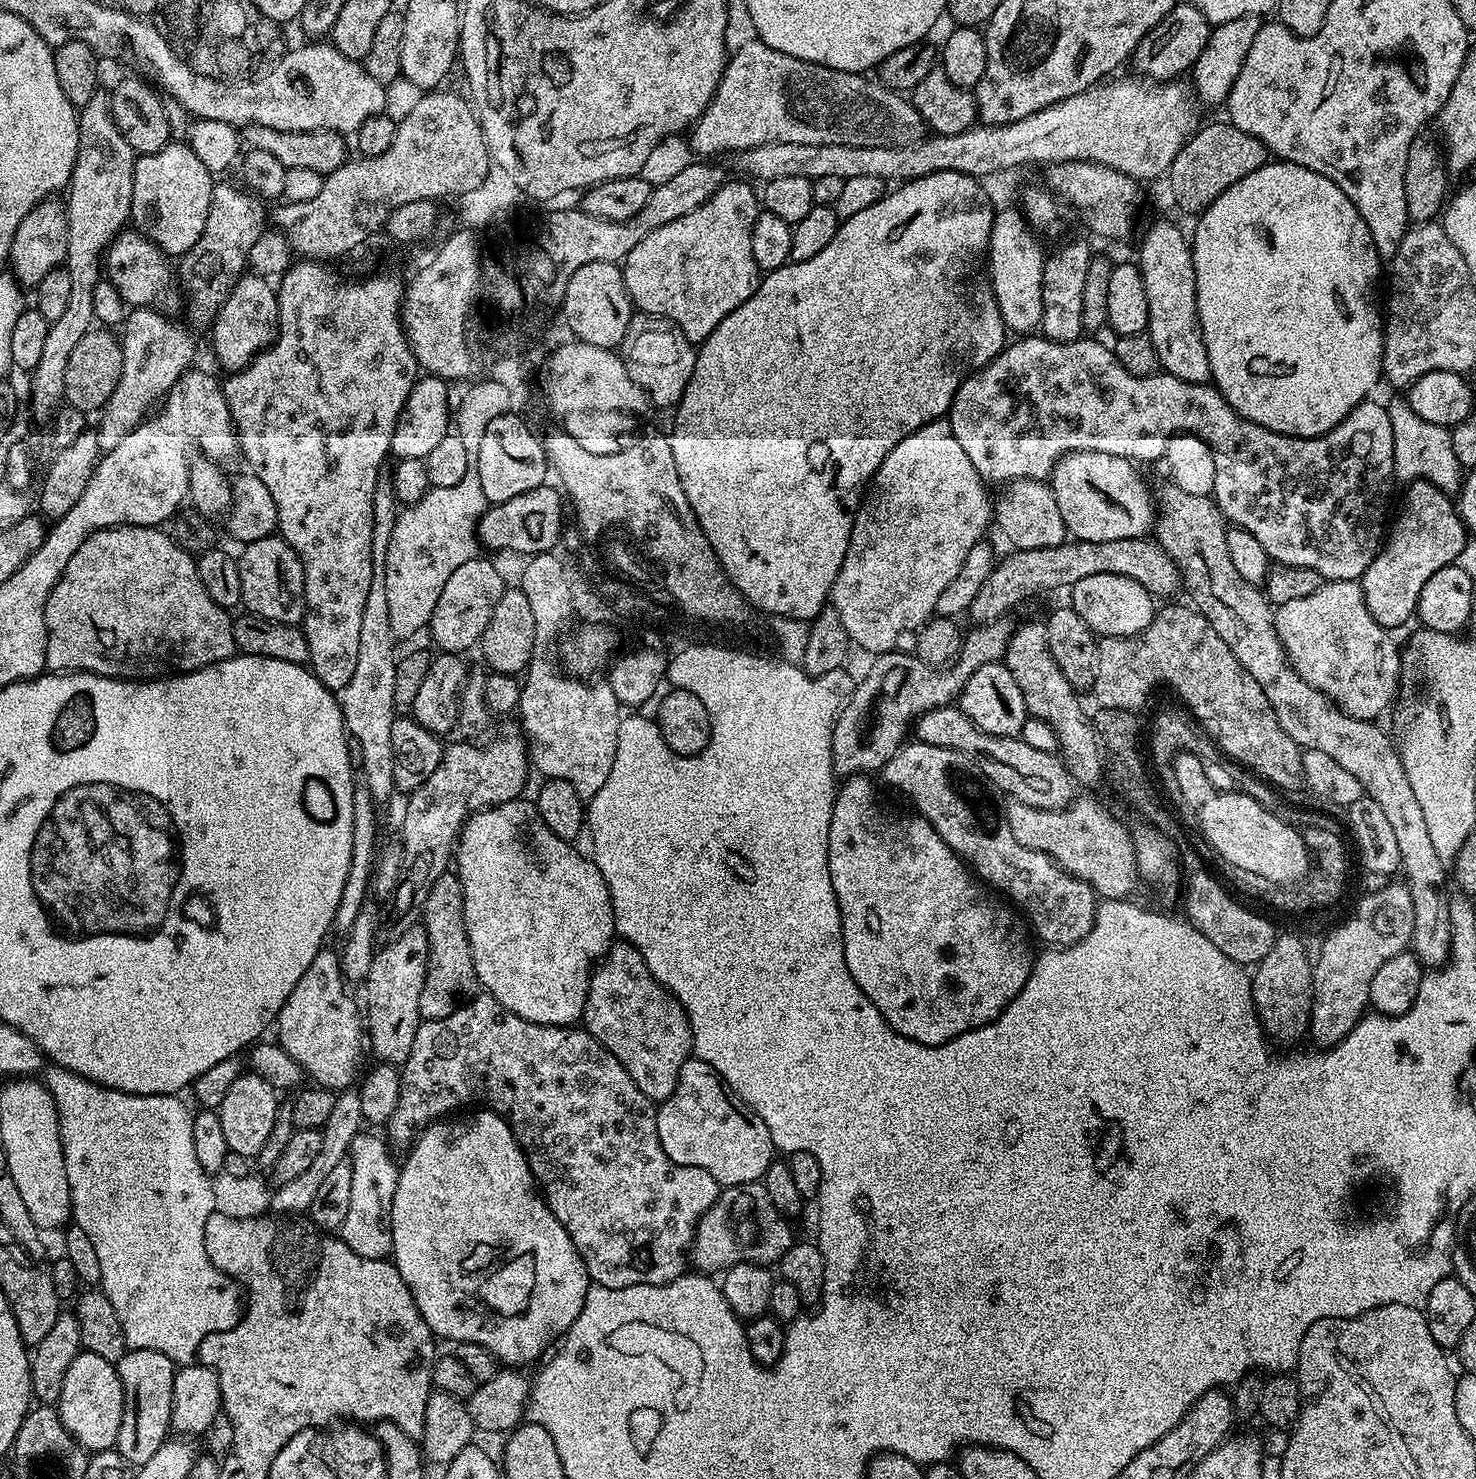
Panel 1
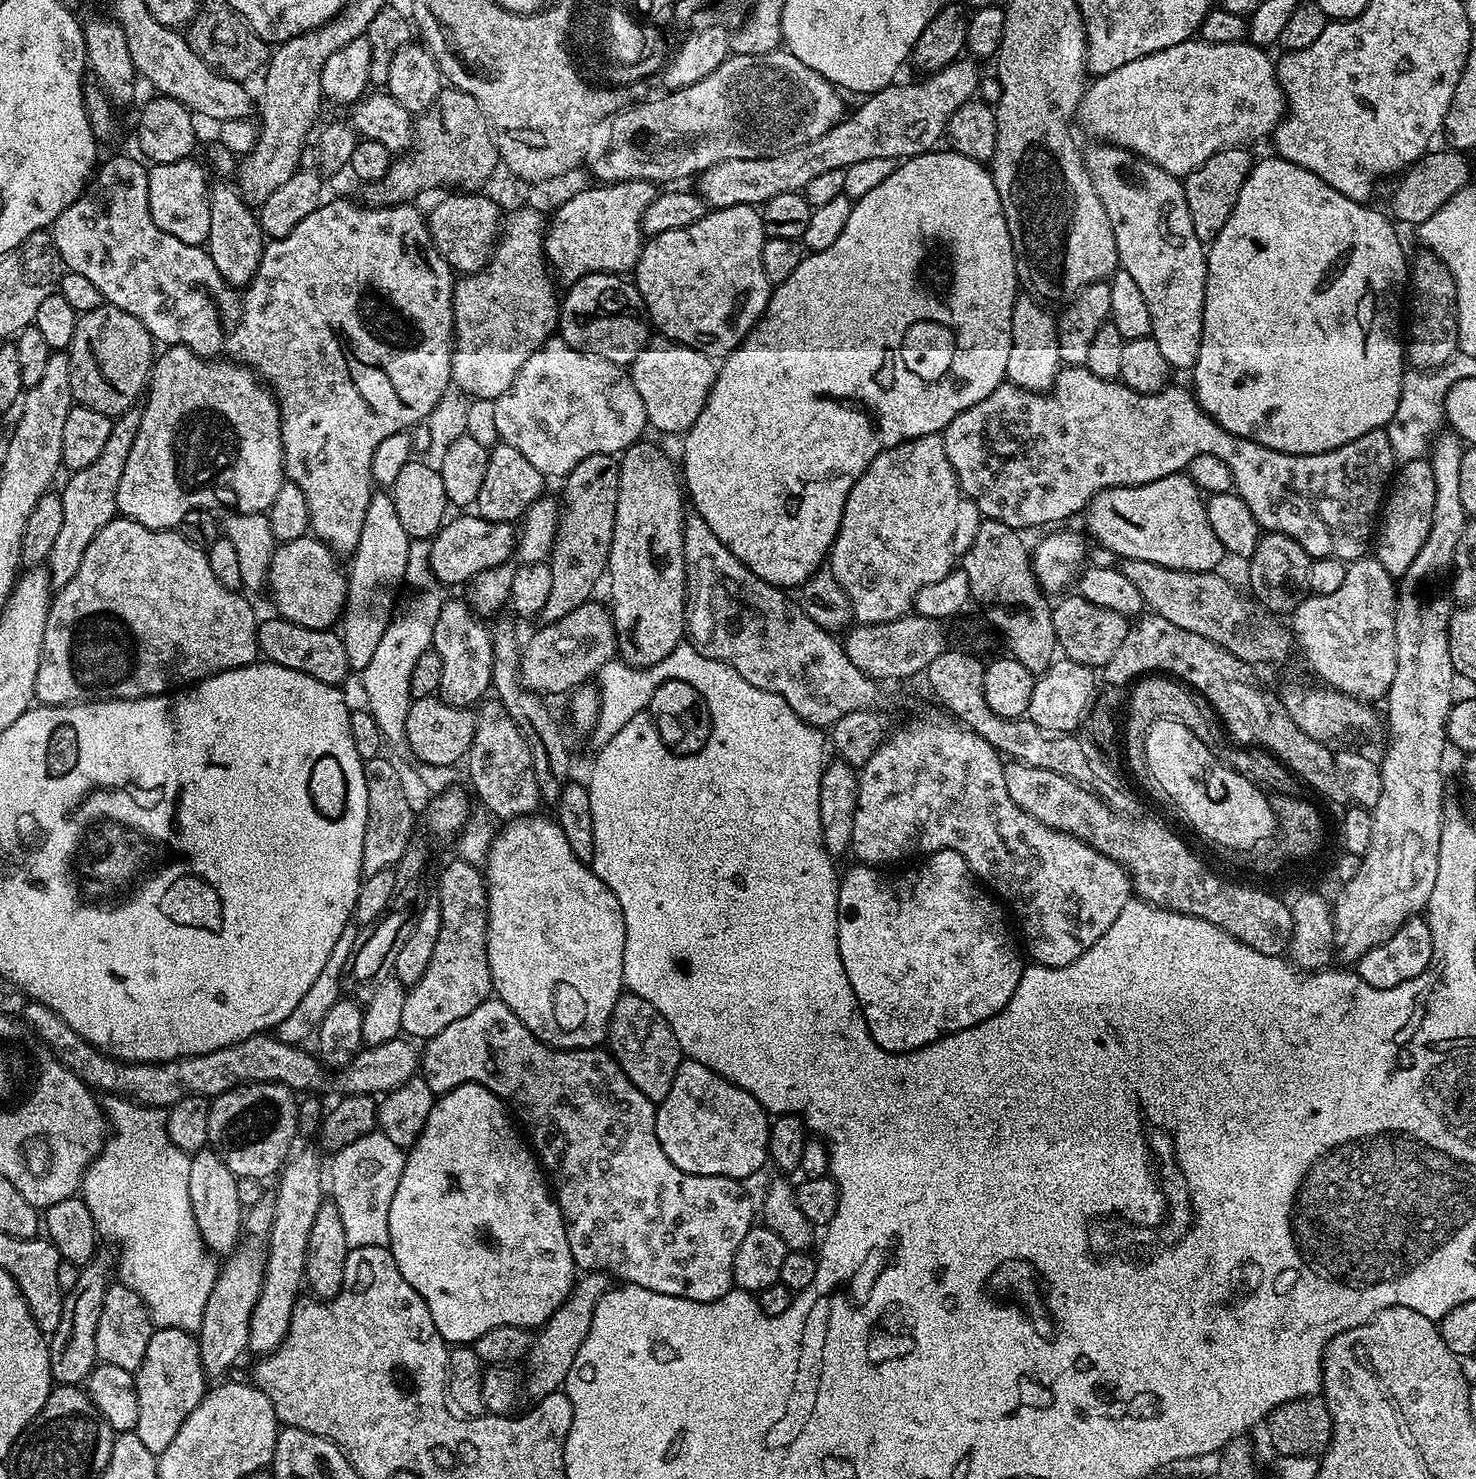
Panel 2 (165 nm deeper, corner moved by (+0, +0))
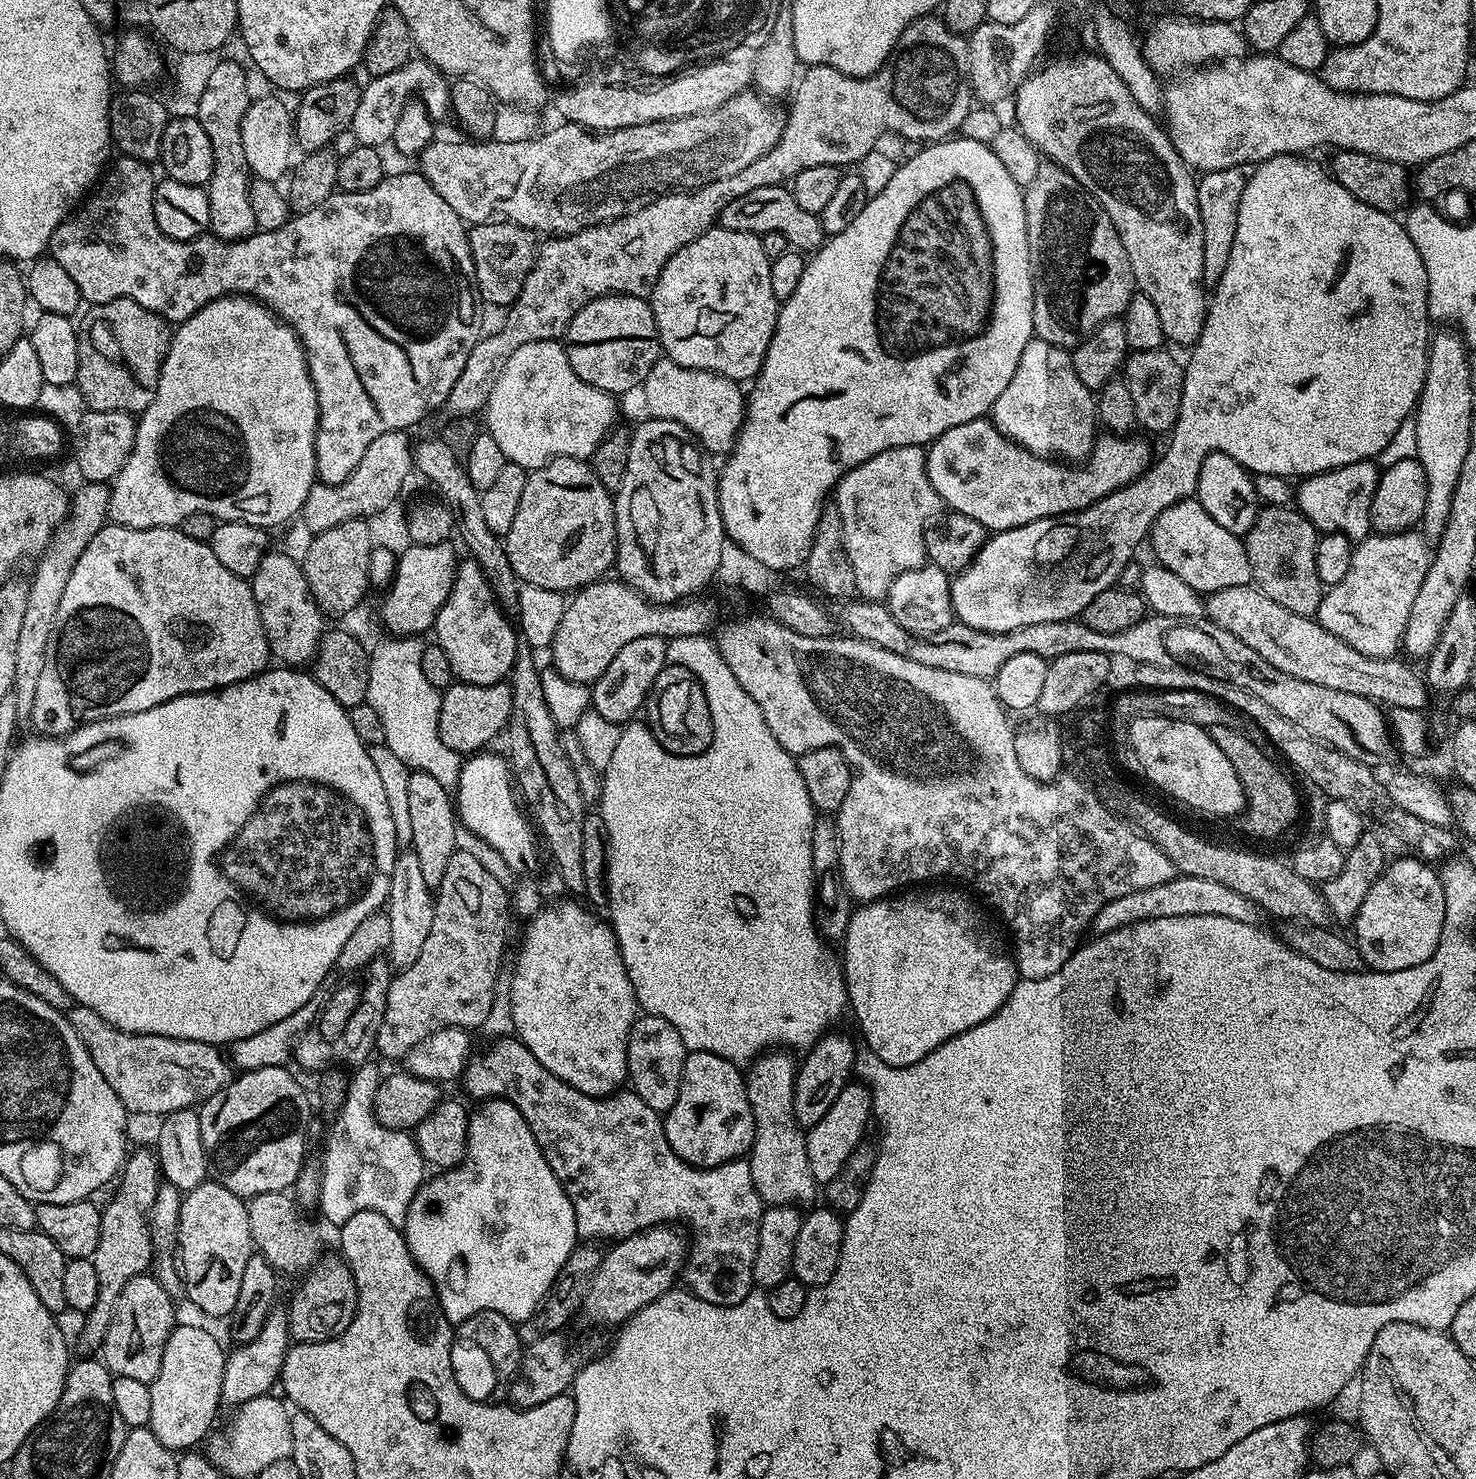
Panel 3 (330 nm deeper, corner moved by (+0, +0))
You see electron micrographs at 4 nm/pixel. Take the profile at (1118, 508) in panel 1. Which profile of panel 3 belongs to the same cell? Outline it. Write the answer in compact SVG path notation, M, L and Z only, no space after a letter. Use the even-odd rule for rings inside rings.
M1194 498L1174 502L1174 506L1162 510L1162 514L1158 514L1158 518L1152 523L1151 544L1152 552L1156 555L1155 563L1165 567L1166 570L1173 571L1196 593L1211 594L1218 590L1226 590L1230 586L1253 583L1250 558L1246 558L1243 539L1230 534L1230 530L1225 530L1223 526L1218 526L1218 522L1214 522L1214 518L1210 518L1210 514L1206 514L1206 510L1202 510L1202 506Z

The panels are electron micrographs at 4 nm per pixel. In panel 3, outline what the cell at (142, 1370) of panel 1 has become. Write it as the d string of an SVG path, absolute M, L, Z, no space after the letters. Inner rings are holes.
M177 1323L170 1338L166 1338L166 1350L162 1354L162 1367L158 1378L150 1385L150 1422L154 1438L171 1452L180 1454L192 1450L196 1444L213 1431L216 1411L222 1408L222 1374L226 1348L216 1341L212 1332L196 1324Z

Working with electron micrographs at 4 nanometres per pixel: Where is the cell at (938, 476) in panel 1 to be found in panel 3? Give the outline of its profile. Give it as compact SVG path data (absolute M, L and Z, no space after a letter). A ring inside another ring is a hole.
M898 446L882 454L874 454L874 458L846 473L836 483L834 507L842 518L844 549L850 558L850 566L854 566L857 593L866 600L883 601L898 574L906 574L906 570L921 568L925 564L924 529L935 521L932 519L936 515L941 515L942 501L938 490L930 486L930 478L926 474L925 449L921 446Z

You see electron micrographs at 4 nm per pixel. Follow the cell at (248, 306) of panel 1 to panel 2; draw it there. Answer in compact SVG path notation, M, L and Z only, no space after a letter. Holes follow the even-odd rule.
M216 182L211 185L208 194L210 234L206 247L210 258L214 258L214 266L218 266L220 277L233 288L240 290L251 282L258 270L258 262L262 262L266 237L264 231L260 229L257 213L239 191L230 185L232 184L228 182Z

